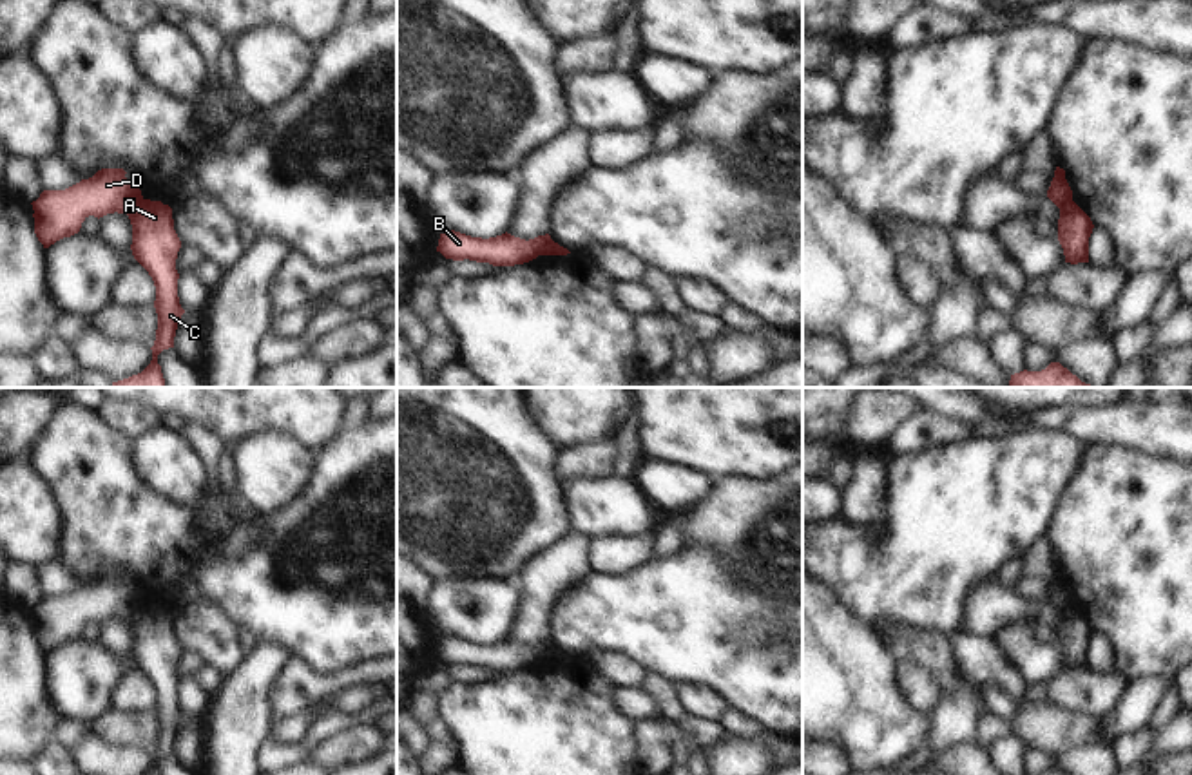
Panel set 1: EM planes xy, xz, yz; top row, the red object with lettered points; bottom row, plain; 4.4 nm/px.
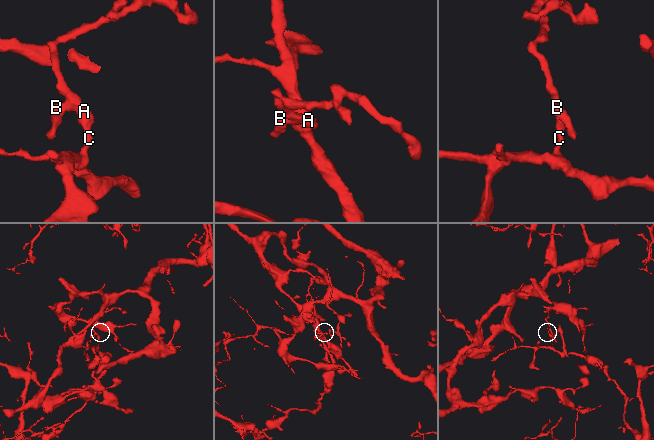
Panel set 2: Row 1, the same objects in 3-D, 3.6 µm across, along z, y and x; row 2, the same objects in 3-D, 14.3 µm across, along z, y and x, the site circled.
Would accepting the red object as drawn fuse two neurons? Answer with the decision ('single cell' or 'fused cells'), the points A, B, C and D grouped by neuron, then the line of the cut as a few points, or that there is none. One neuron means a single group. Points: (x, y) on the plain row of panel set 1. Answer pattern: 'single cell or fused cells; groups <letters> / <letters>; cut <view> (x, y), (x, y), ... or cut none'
fused cells; groups A C / B D; cut xy (142, 603), (127, 620)

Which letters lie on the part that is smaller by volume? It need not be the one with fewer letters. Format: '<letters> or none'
B, D

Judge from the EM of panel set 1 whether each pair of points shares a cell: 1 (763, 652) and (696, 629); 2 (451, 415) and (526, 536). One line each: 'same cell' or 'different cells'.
1: same cell
2: same cell

